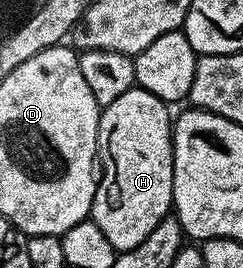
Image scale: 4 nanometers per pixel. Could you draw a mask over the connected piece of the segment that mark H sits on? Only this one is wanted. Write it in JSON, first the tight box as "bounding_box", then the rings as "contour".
{"bounding_box":[91,86,173,252],"contour":[[[132,86],[122,97],[103,108],[98,121],[98,182],[92,202],[91,222],[106,233],[106,241],[116,252],[129,251],[173,210],[172,124],[169,104],[154,93]]]}

